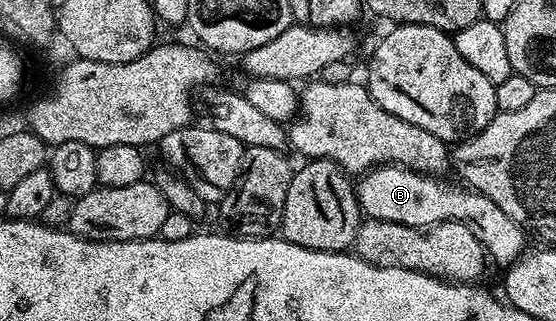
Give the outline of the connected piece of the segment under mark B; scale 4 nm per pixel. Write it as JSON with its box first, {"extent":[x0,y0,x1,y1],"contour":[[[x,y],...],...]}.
{"extent":[356,166,526,266],"contour":[[[375,166],[374,169],[366,171],[361,175],[356,186],[358,205],[366,218],[376,220],[388,220],[398,224],[409,226],[431,226],[437,222],[459,222],[480,240],[480,244],[486,249],[487,255],[503,266],[513,265],[525,251],[524,237],[526,232],[506,212],[501,211],[488,196],[484,196],[478,190],[471,190],[457,181],[445,182],[447,179],[442,176],[435,176],[416,170],[406,170],[402,166]]]}

